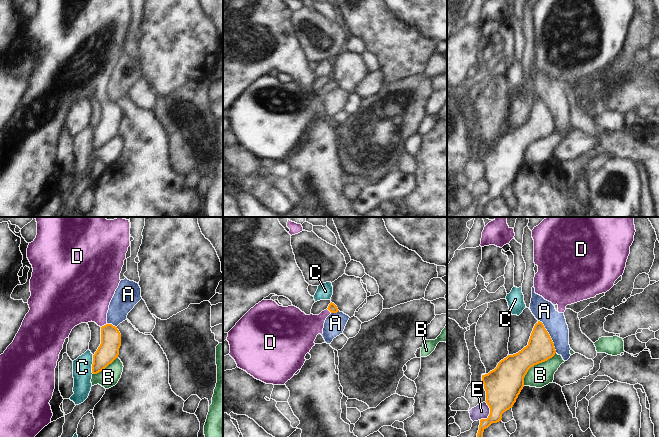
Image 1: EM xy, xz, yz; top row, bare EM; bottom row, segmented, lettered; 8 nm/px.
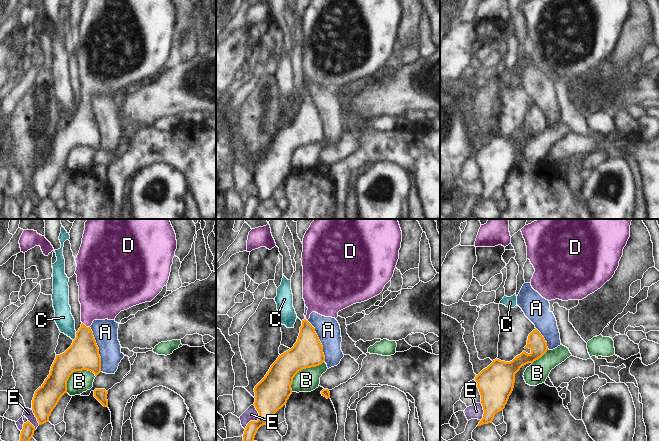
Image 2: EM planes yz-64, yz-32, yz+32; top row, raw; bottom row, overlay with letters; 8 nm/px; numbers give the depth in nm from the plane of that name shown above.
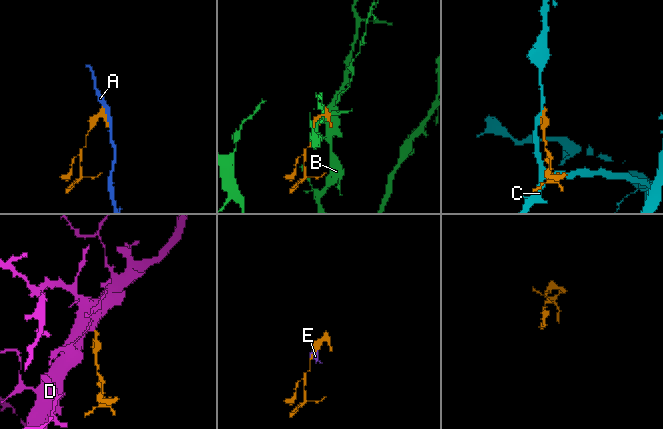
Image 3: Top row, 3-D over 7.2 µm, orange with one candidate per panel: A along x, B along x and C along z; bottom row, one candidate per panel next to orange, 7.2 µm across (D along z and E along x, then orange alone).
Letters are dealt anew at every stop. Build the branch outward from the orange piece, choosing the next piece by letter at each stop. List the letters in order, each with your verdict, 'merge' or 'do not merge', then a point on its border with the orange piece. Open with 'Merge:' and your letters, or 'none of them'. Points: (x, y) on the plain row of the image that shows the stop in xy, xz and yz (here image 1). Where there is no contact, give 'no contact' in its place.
Merge: D
A: do not merge; meets orange in yz at (549, 112)
B: do not merge; meets orange in yz at (534, 140)
C: do not merge; meets orange in xy at (92, 140)
D: merge; meets orange in xy at (104, 101)
E: do not merge; meets orange in yz at (490, 189)

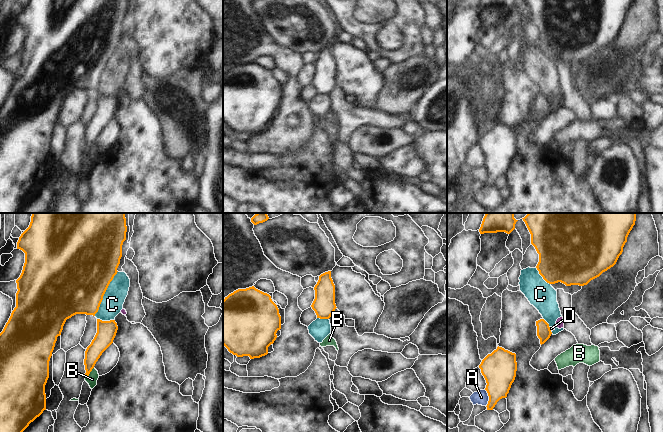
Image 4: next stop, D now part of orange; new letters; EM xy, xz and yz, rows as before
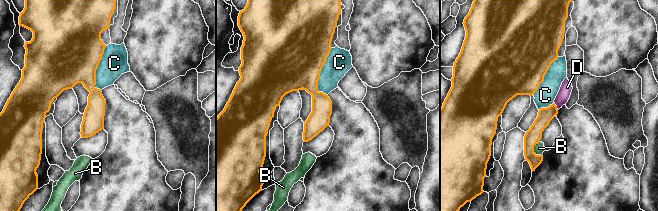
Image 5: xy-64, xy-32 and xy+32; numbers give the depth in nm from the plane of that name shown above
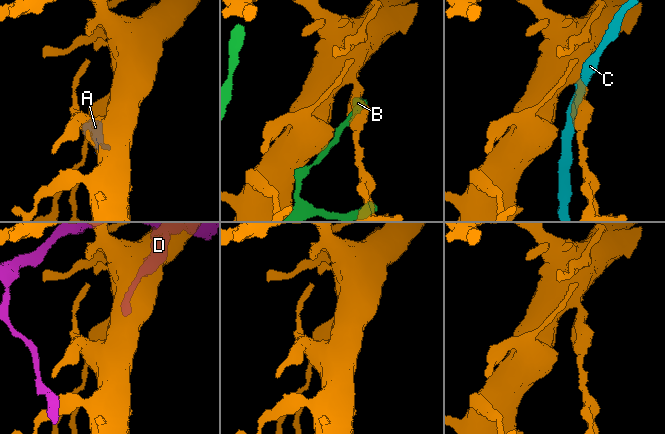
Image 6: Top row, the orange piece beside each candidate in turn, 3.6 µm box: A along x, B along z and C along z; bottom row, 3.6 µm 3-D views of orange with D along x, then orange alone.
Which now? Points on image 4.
Merge: none of them
A: do not merge; meets orange in yz at (489, 174)
B: do not merge; meets orange in xy at (90, 147)
C: do not merge; meets orange in xy at (104, 69)
D: do not merge; meets orange in yz at (549, 105)

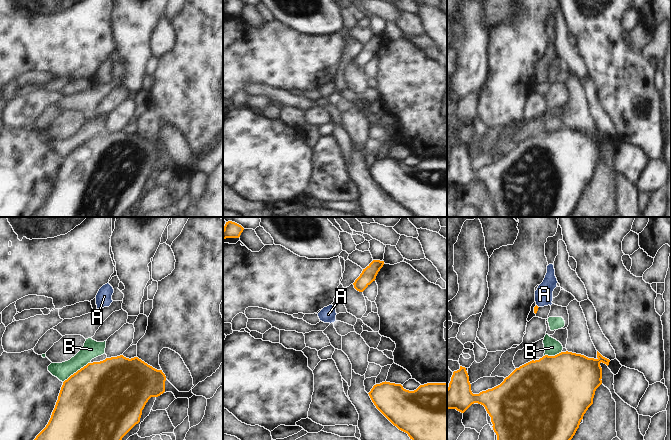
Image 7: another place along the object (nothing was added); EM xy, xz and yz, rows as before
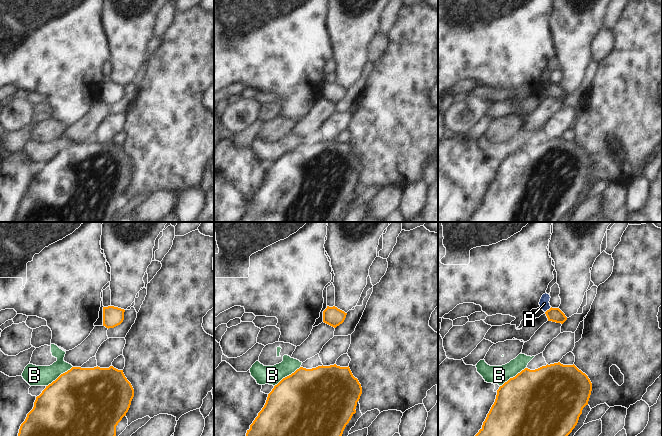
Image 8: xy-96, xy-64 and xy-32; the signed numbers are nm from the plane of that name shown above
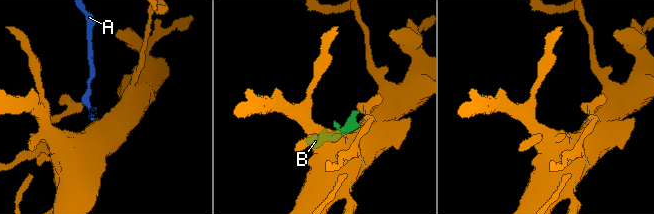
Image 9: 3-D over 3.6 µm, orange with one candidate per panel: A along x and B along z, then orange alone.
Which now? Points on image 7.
Merge: none of them
A: do not merge; meets orange in yz at (537, 82)
B: do not merge; meets orange in xy at (77, 147)

